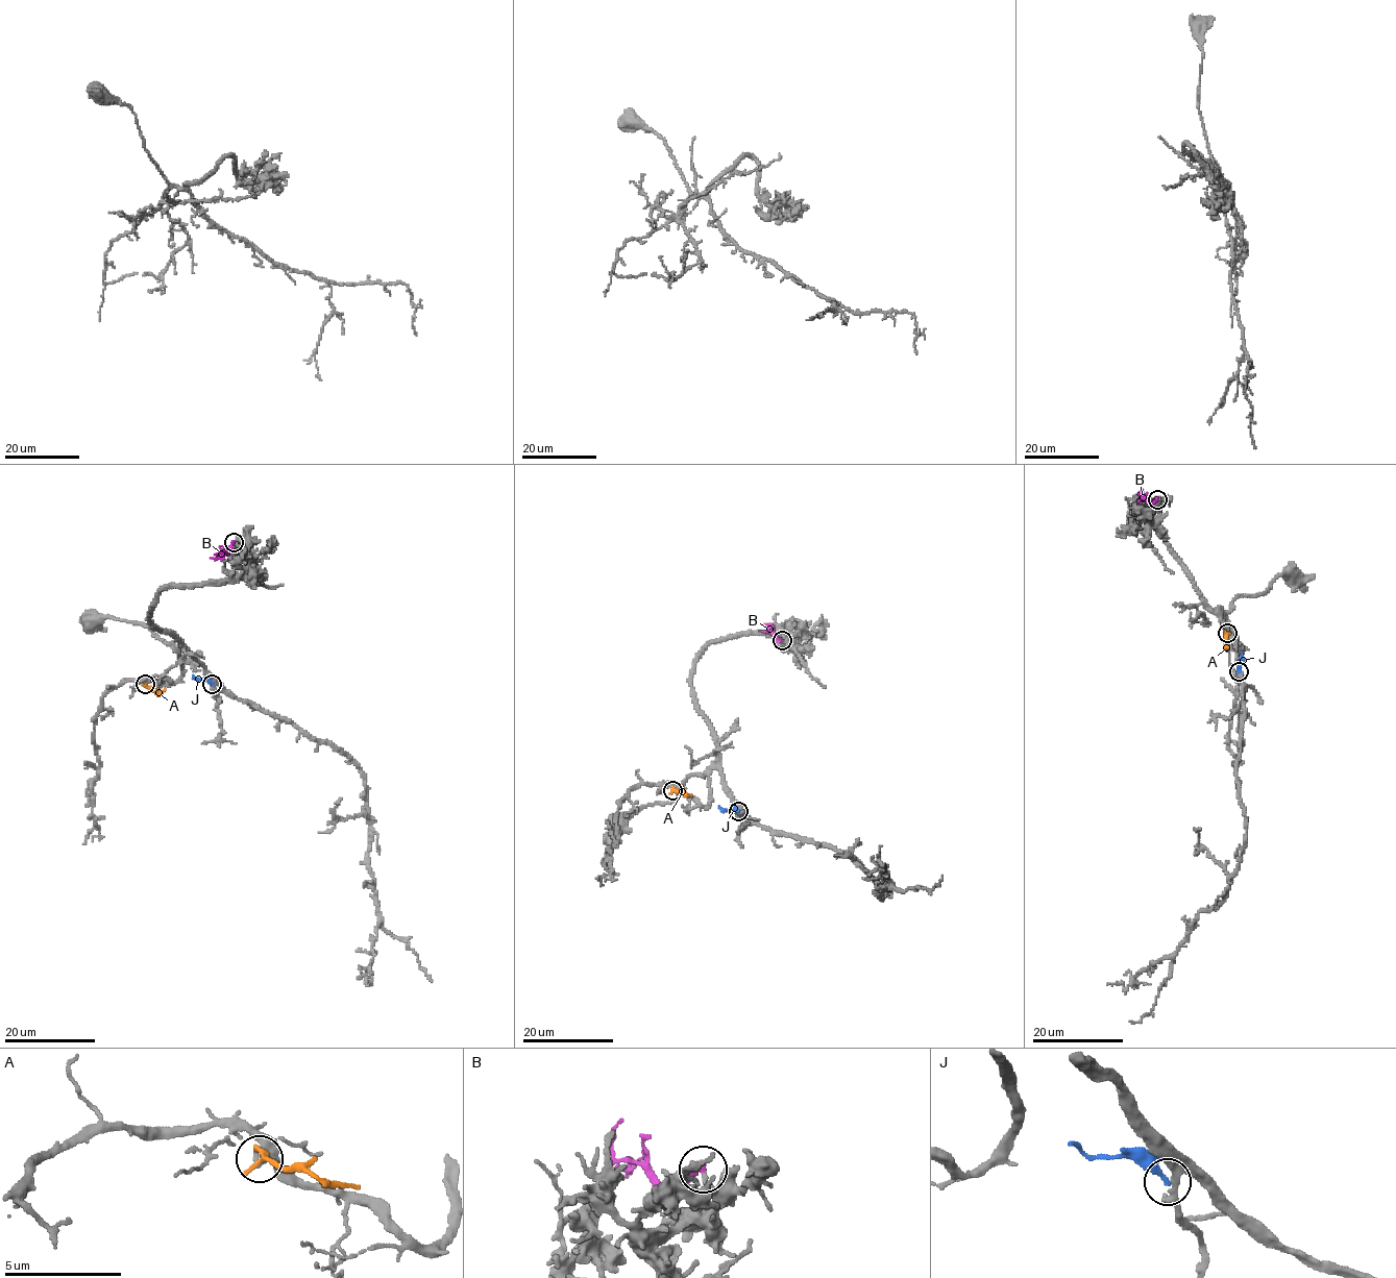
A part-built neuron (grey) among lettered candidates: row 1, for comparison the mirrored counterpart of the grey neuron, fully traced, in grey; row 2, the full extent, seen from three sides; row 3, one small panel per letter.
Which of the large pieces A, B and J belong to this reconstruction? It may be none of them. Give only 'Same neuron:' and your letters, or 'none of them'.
Same neuron: none of them

